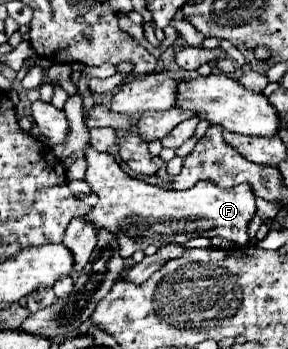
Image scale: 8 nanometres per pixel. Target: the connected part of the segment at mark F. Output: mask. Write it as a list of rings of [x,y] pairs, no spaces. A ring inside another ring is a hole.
[[[90,147],[84,152],[88,160],[88,170],[84,182],[90,184],[92,192],[98,194],[98,204],[84,216],[96,232],[112,232],[120,246],[120,256],[130,258],[136,250],[146,250],[146,246],[166,246],[166,244],[184,244],[194,236],[204,238],[226,238],[238,246],[248,242],[248,222],[256,212],[256,198],[250,186],[240,184],[232,190],[214,186],[212,182],[198,182],[188,190],[166,190],[160,186],[146,184],[142,180],[130,178],[114,160],[114,156]],[[186,220],[186,224],[170,224]]]

